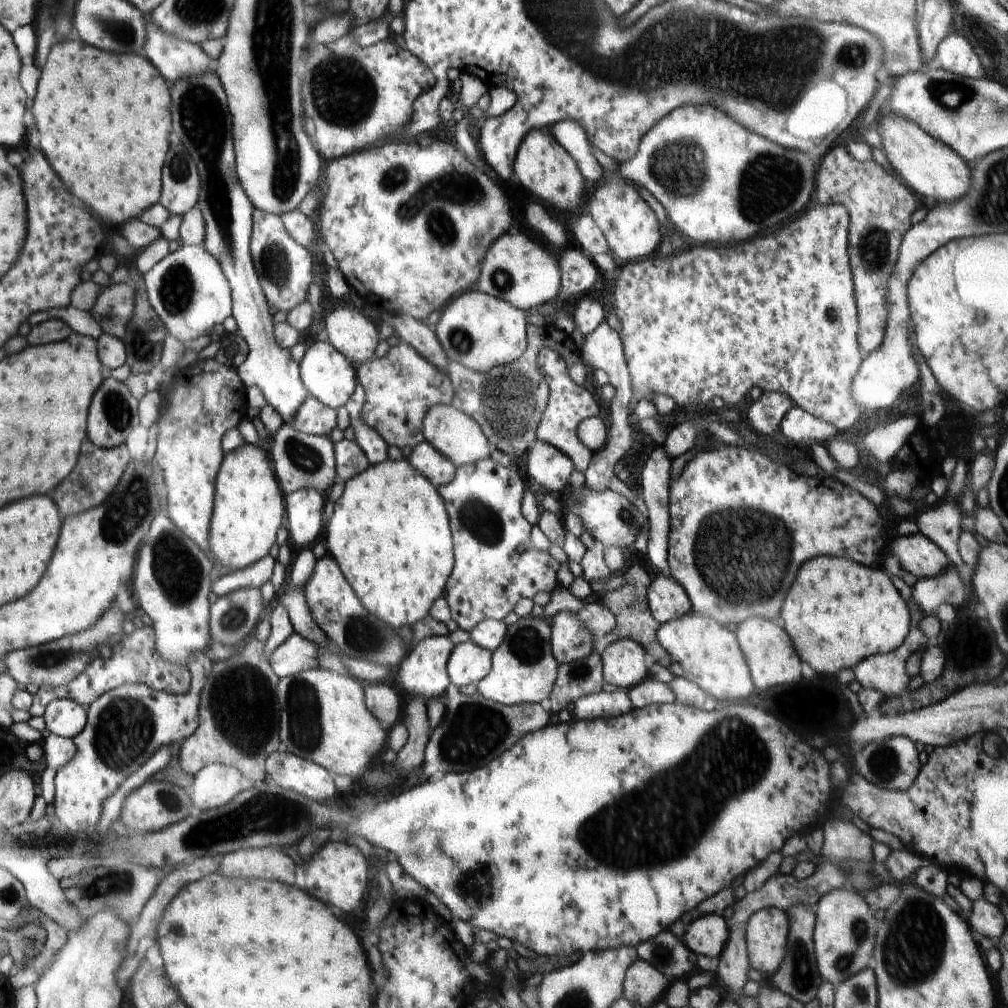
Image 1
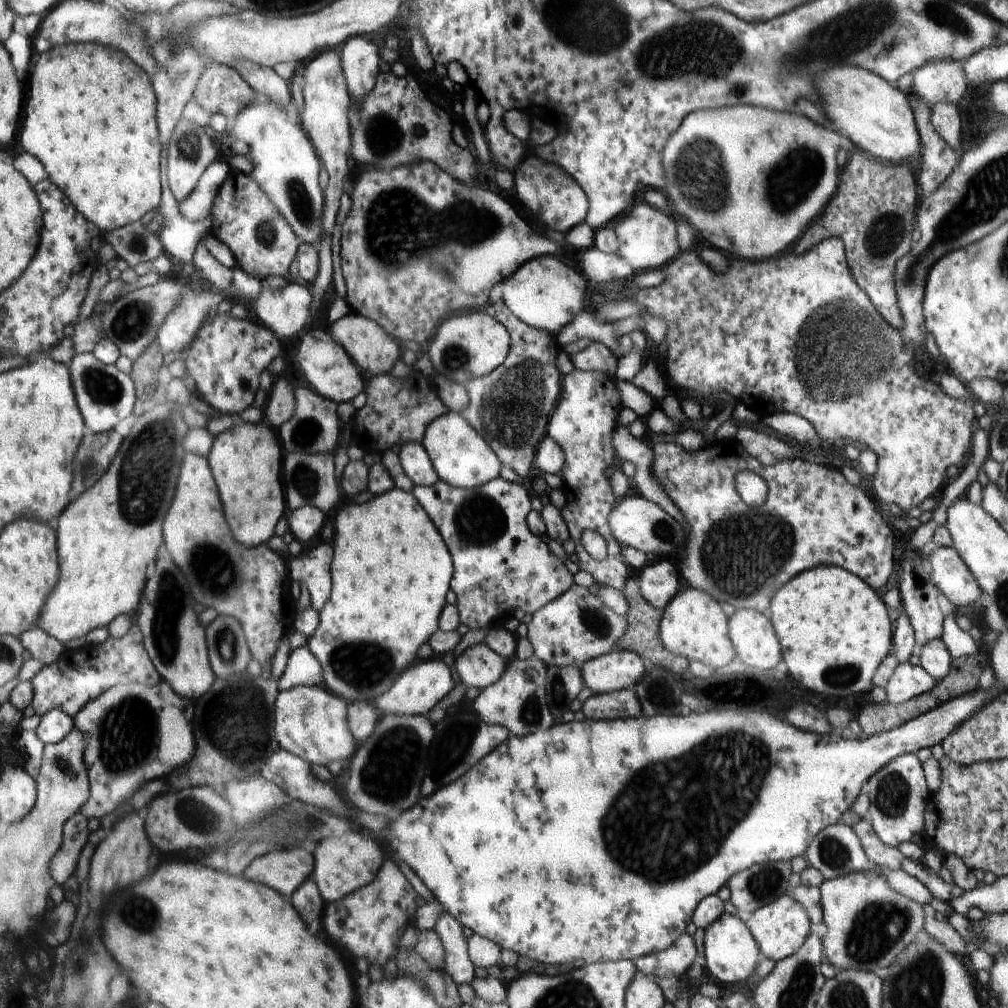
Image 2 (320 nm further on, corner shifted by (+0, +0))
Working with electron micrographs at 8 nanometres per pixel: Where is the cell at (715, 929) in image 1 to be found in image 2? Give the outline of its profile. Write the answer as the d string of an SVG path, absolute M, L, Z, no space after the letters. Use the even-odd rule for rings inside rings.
M722 913L708 928L705 928L704 946L705 966L720 982L740 984L748 980L754 974L754 970L757 970L761 949L752 931L740 920L739 916Z

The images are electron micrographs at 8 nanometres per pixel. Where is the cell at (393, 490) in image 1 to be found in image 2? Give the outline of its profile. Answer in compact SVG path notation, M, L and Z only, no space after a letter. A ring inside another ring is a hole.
M395 486L364 504L346 504L339 509L331 541L338 550L334 553L334 598L329 598L319 612L318 628L307 638L306 646L322 666L326 690L348 703L372 702L394 684L400 672L414 662L418 648L439 629L438 616L451 590L448 582L452 580L453 560L436 525L410 491Z

